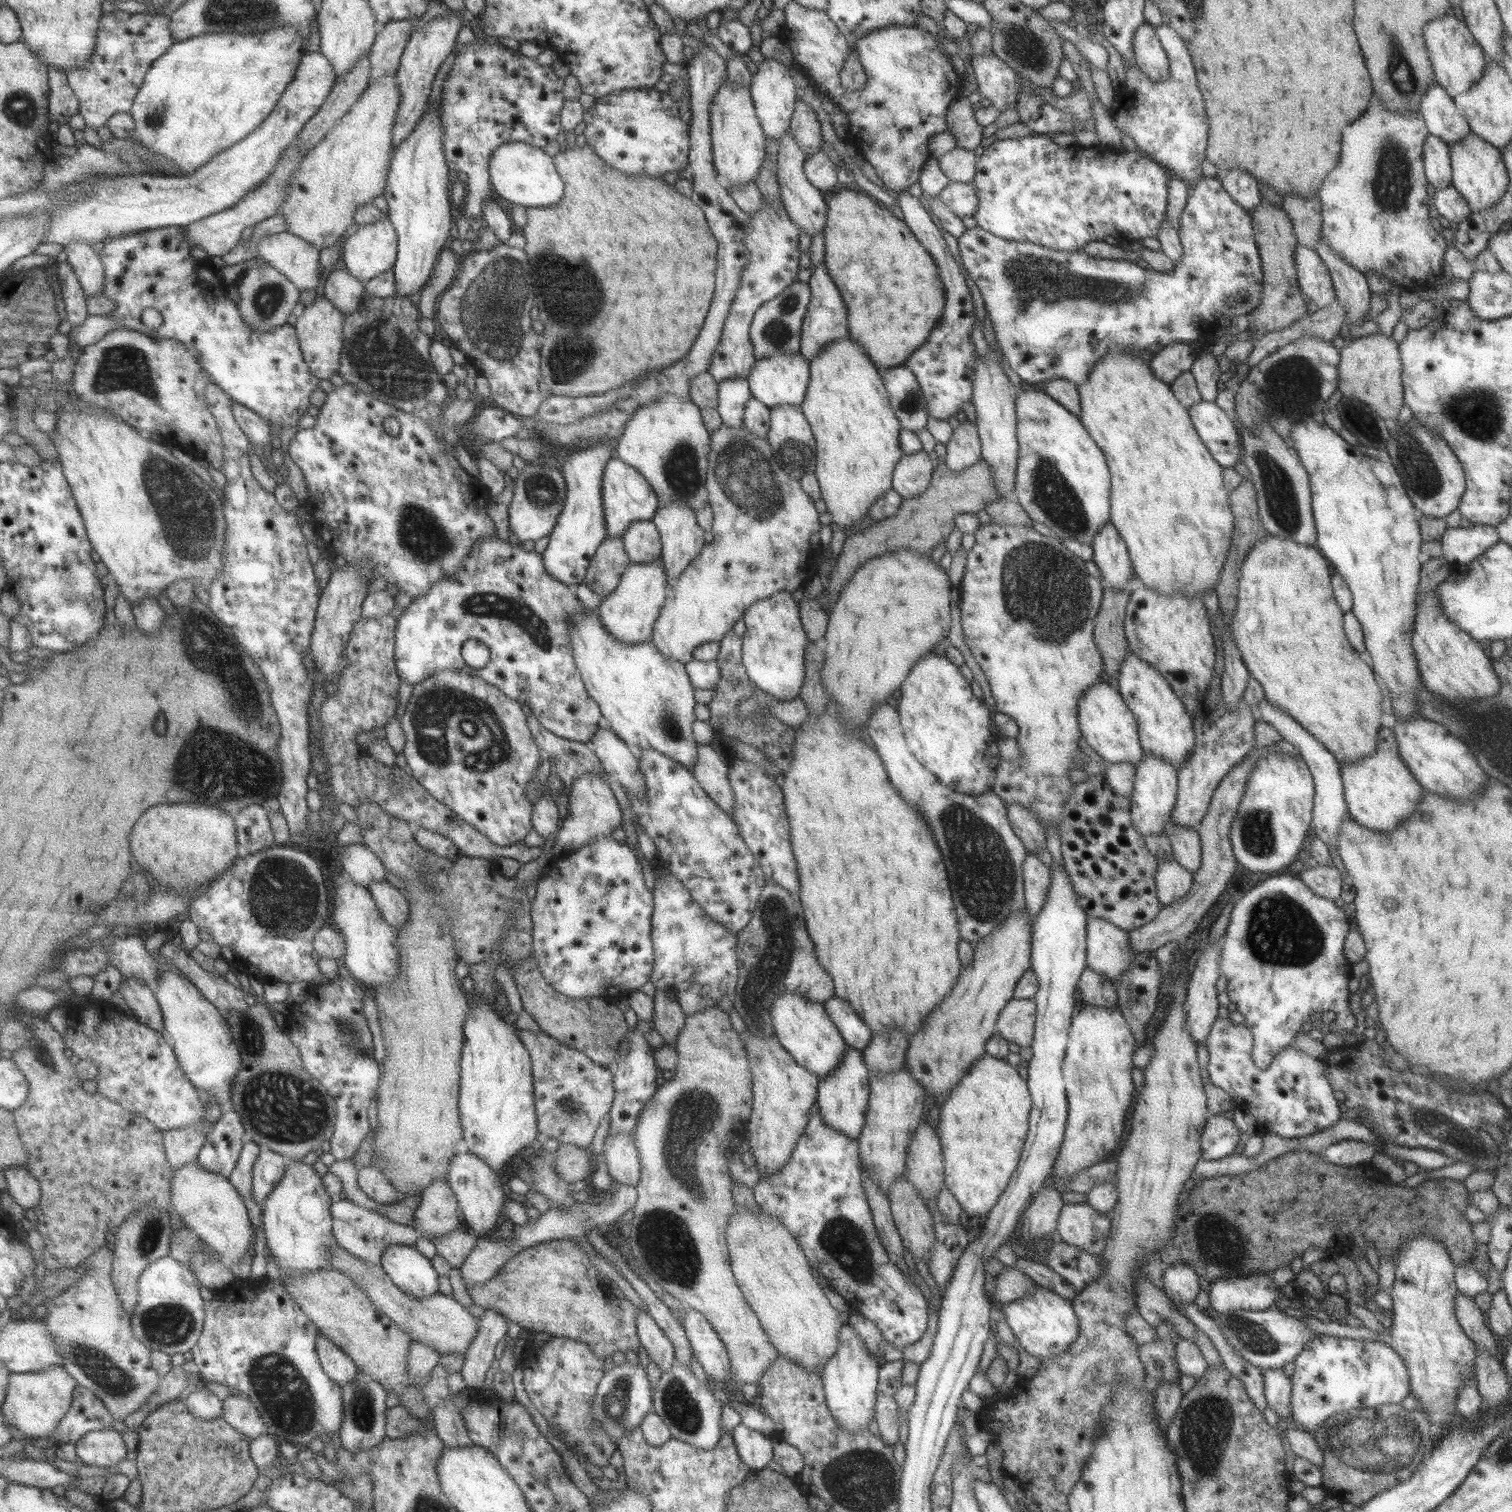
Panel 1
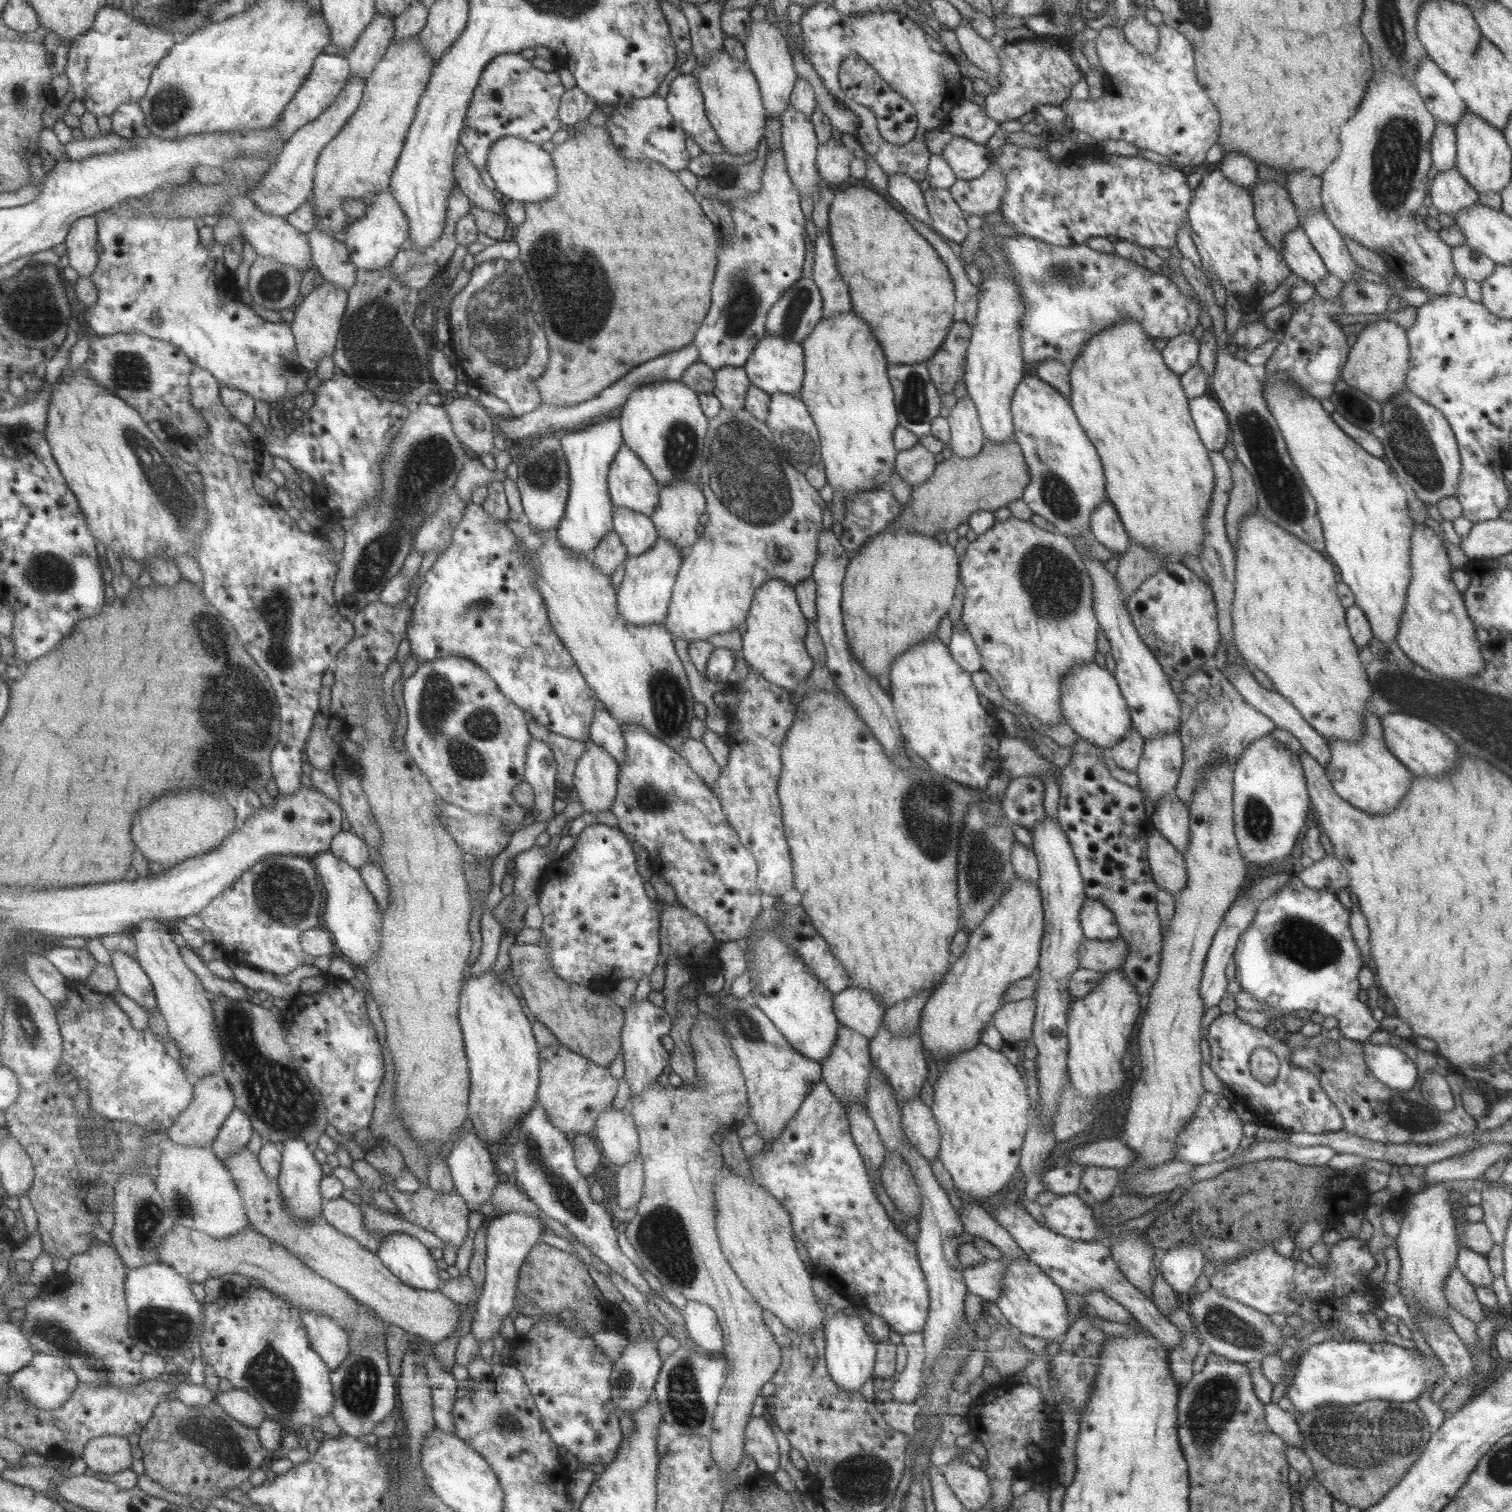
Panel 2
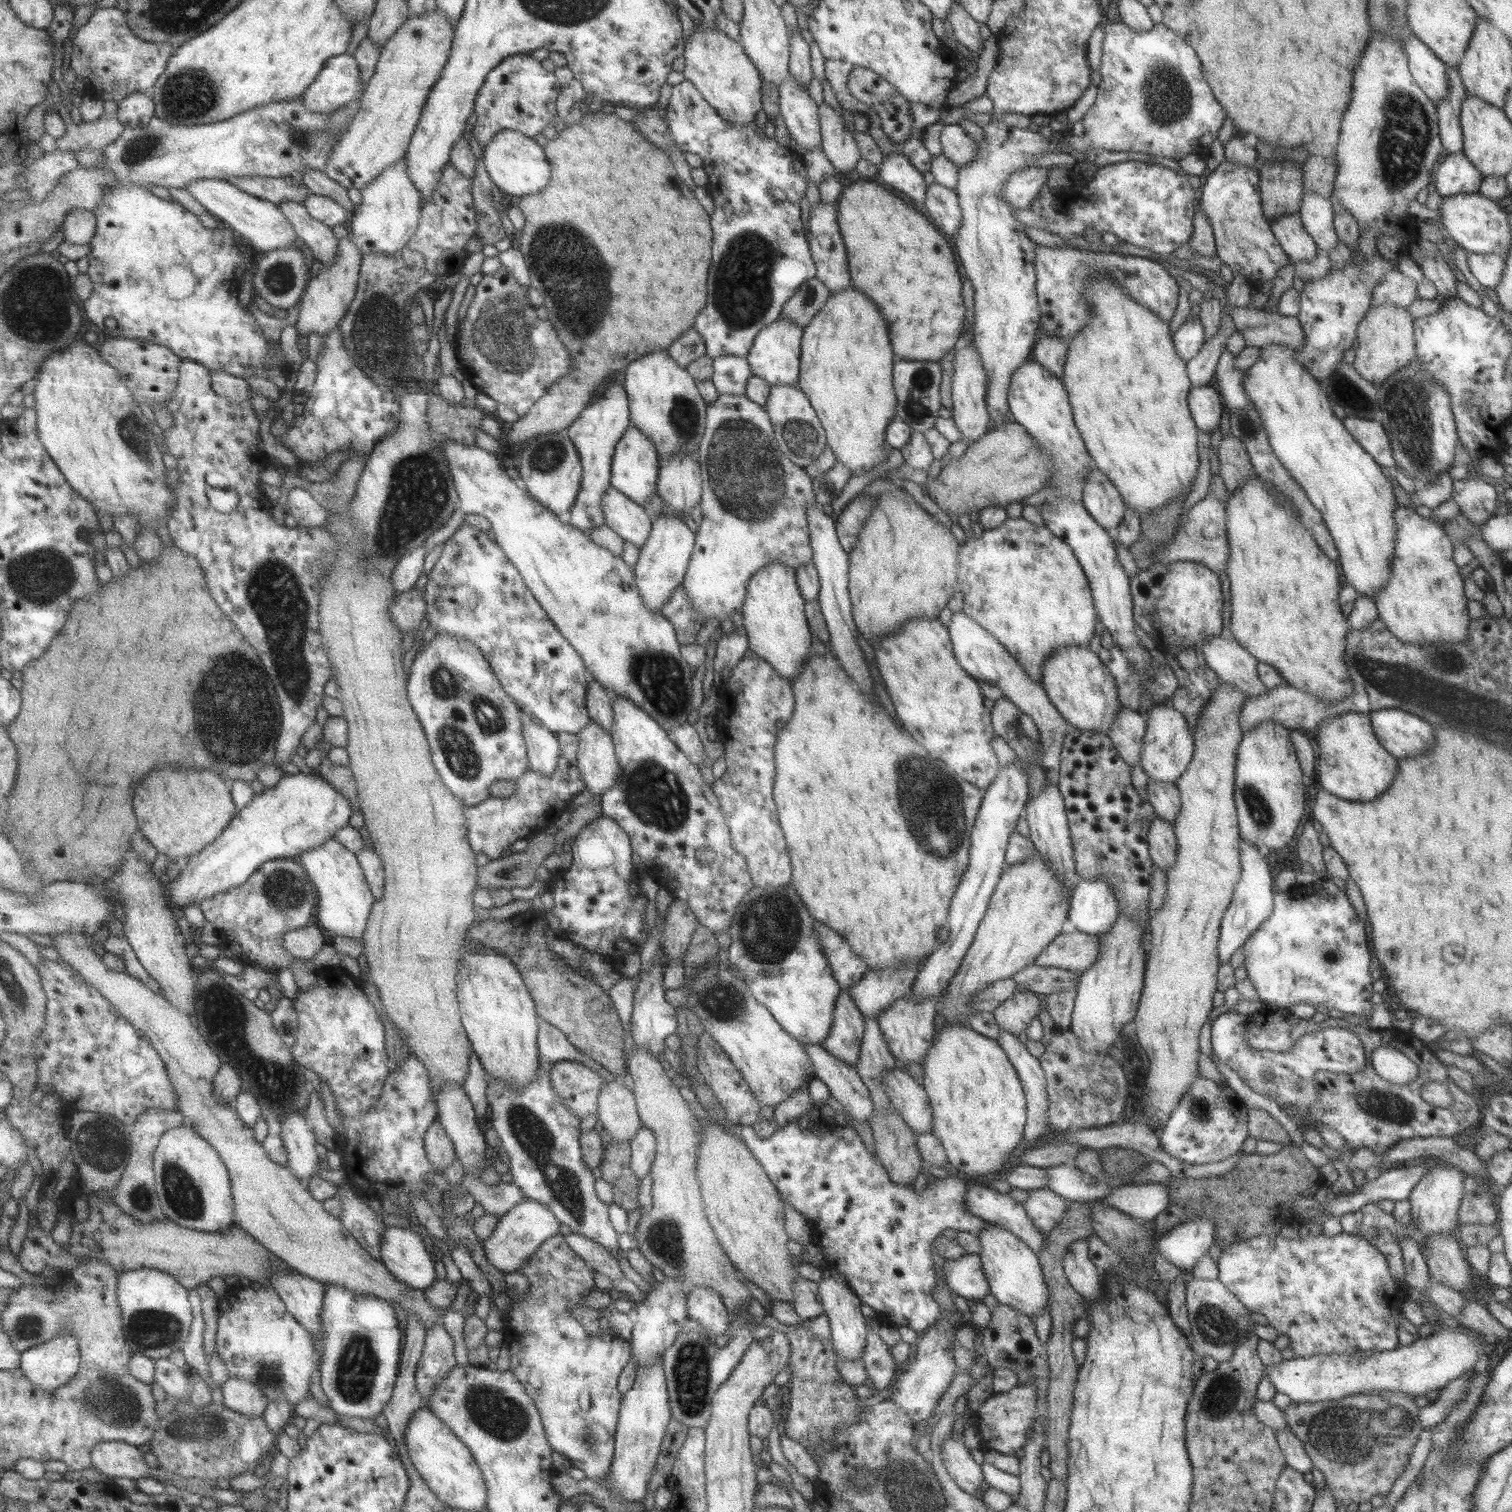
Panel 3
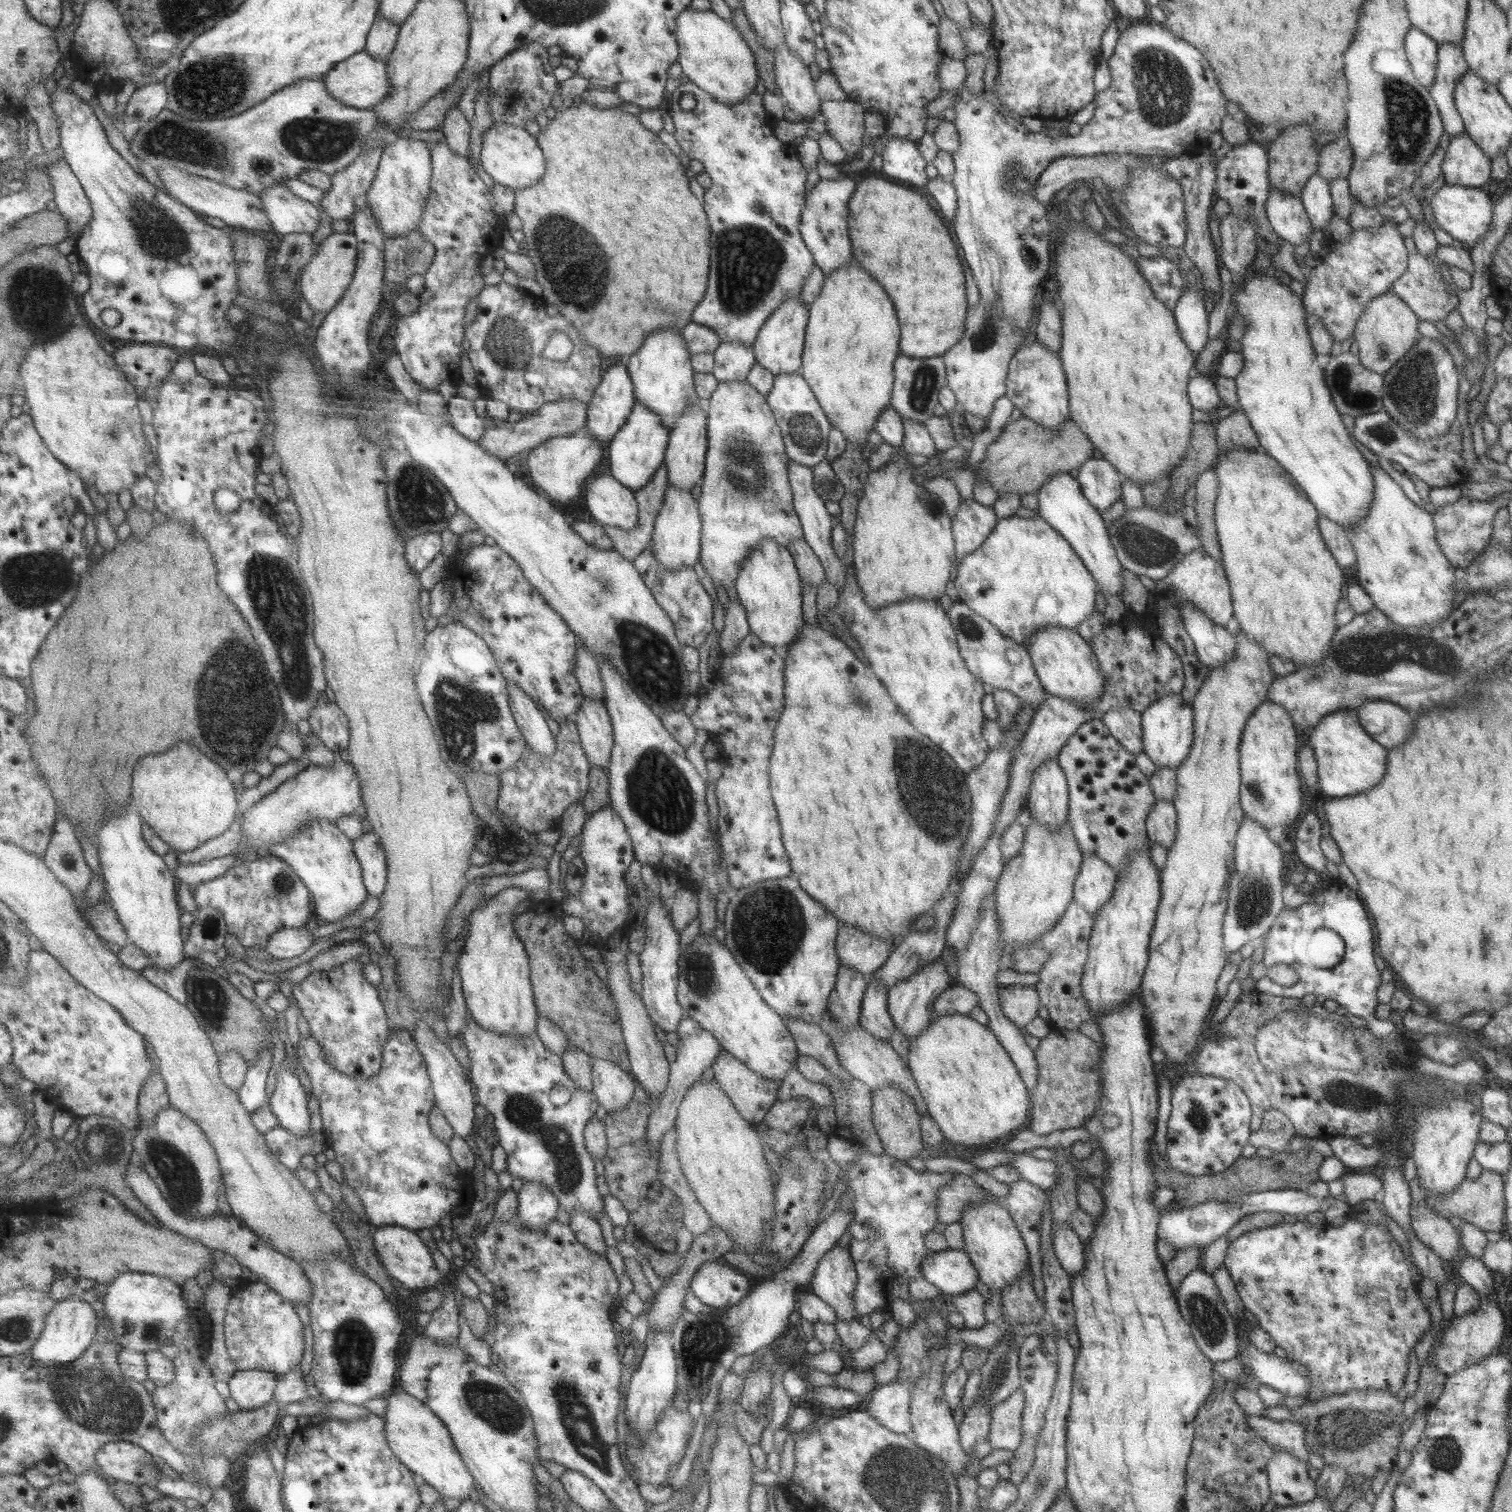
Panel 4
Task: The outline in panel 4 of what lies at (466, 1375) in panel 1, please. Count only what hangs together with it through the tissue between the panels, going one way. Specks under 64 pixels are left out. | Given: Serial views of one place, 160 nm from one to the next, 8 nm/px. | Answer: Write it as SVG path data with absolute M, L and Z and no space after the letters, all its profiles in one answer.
M525 1182L517 1191L517 1214L520 1226L539 1228L555 1219L557 1199L542 1184Z

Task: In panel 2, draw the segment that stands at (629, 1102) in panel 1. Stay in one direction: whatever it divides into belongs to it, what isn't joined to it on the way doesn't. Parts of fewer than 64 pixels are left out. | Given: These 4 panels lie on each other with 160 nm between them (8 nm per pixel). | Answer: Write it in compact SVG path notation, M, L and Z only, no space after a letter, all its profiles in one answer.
M647 999L634 1005L630 1003L624 1009L624 1021L620 1032L620 1050L622 1051L625 1069L622 1079L629 1087L629 1098L637 1097L641 1091L656 1082L656 1078L662 1073L663 1068L670 1062L669 1051L661 1046L660 1036L669 1034L672 1022L661 1006L655 1006Z

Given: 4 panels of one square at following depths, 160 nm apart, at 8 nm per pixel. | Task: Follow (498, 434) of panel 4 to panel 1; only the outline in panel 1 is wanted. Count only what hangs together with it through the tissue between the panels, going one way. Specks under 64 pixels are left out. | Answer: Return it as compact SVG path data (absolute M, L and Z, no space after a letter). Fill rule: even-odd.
M587 144L581 147L574 146L571 149L562 147L557 154L552 156L552 160L557 175L564 182L563 198L559 204L553 206L529 207L526 212L526 223L522 226L522 236L525 238L523 250L530 264L530 273L535 276L533 278L535 280L535 284L533 284L535 286L535 306L539 310L539 320L543 324L540 376L542 382L551 389L551 395L578 397L603 394L605 391L615 390L627 382L637 381L637 378L643 377L643 374L647 374L647 372L671 366L689 352L689 348L705 320L705 314L707 314L707 308L709 308L709 302L713 296L716 241L711 235L711 230L709 230L701 209L689 198L679 194L673 186L664 183L659 175L649 177L617 172L605 165L605 162L601 161L601 158ZM601 308L605 308L605 316L595 316L595 312L601 312ZM557 344L563 344L563 348L557 348ZM557 354L563 354L563 358Z

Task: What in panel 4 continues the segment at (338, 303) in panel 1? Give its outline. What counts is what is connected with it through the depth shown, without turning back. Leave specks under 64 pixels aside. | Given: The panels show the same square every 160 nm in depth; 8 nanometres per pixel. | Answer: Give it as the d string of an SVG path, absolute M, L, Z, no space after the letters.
M284 182L270 186L262 193L262 198L277 236L313 235L319 230L319 205L295 196Z

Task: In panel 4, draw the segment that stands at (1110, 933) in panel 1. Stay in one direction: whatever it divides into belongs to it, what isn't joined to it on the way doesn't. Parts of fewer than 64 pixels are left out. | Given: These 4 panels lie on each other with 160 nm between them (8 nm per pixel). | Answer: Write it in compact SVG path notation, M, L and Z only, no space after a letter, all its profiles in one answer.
M1091 855L1083 857L1074 882L1072 900L1087 914L1095 915L1113 894L1117 873Z

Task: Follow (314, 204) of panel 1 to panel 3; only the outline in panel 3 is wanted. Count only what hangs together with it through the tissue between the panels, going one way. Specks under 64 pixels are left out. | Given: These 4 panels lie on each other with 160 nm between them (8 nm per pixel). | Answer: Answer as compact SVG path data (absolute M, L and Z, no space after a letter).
M434 9L423 16L408 17L380 48L380 53L372 74L362 90L359 109L351 121L349 132L341 138L341 144L335 146L331 160L325 171L331 179L345 188L361 190L383 174L387 167L395 165L408 149L412 135L419 125L421 110L427 100L427 93L438 79L438 74L445 64L452 43L455 26L451 26L442 12Z

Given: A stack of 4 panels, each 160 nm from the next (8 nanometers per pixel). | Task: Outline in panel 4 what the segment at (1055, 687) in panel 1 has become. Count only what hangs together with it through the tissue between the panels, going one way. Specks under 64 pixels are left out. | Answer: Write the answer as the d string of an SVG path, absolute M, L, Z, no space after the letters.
M1013 514L997 519L981 546L961 557L954 576L952 582L959 601L1021 647L1027 648L1038 630L1061 627L1076 631L1093 614L1097 583L1069 543L1040 516L1022 518Z

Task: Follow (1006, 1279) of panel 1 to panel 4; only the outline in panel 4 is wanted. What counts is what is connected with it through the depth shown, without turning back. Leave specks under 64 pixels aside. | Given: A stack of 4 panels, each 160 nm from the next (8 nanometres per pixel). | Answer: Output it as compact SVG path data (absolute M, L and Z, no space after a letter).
M963 1249L928 1253L921 1263L922 1276L938 1288L944 1297L973 1290L978 1274Z

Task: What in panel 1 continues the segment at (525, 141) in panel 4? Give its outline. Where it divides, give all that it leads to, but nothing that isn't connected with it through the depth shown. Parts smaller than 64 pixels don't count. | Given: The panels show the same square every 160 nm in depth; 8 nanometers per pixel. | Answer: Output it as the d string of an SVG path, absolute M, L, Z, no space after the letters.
M507 142L497 146L489 158L488 174L492 194L519 206L553 206L563 198L564 182L555 171L553 160L542 149L521 142Z

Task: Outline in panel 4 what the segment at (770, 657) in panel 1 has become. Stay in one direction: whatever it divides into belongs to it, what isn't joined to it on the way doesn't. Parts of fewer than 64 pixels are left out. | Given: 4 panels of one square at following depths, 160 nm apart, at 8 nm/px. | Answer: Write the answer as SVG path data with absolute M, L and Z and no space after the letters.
M762 540L744 560L735 579L739 605L745 609L748 630L762 644L777 650L784 656L789 645L795 641L803 625L801 611L801 580L787 548L772 540Z

